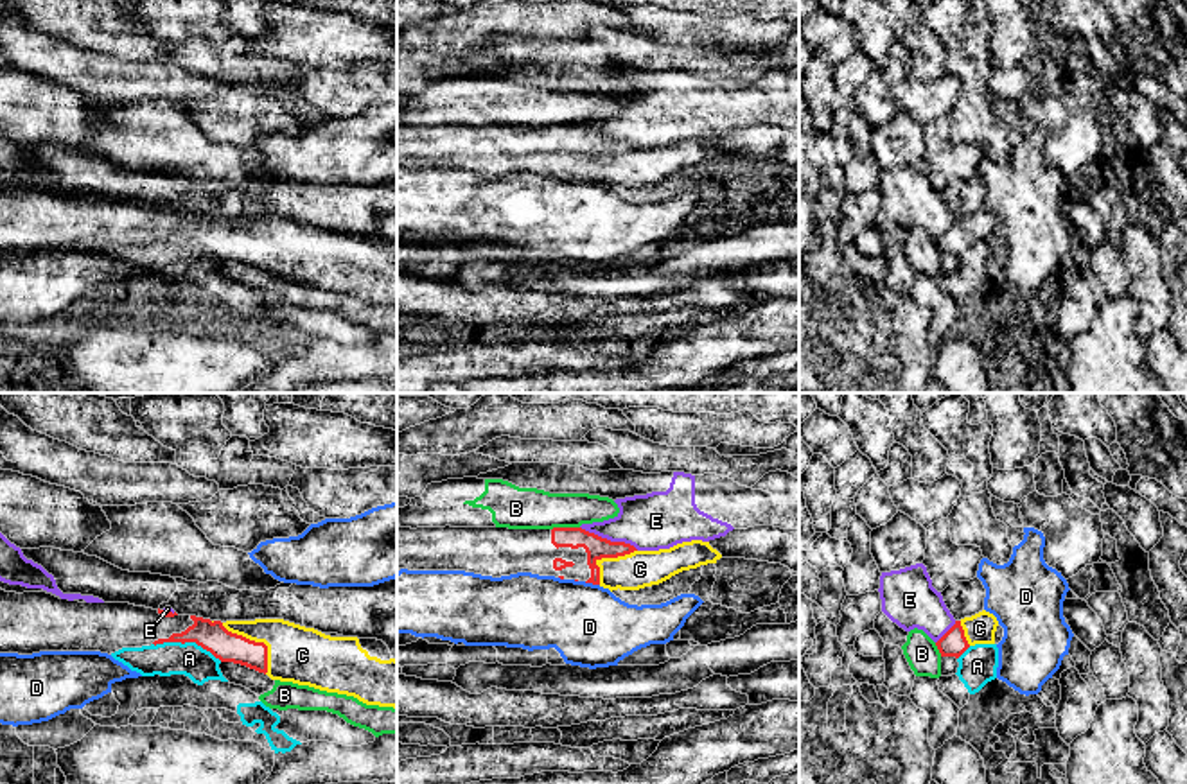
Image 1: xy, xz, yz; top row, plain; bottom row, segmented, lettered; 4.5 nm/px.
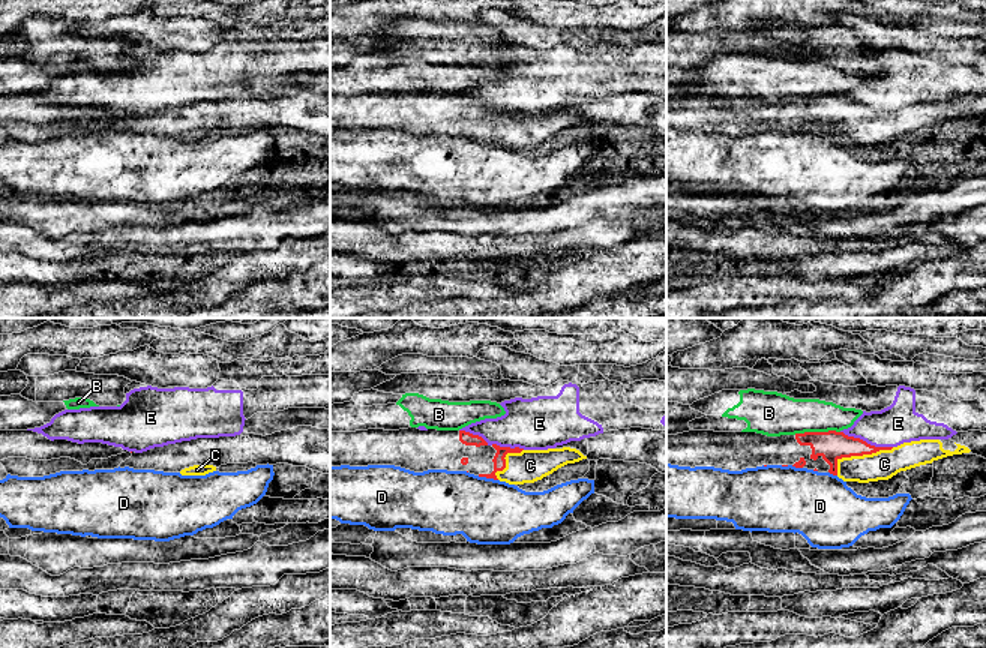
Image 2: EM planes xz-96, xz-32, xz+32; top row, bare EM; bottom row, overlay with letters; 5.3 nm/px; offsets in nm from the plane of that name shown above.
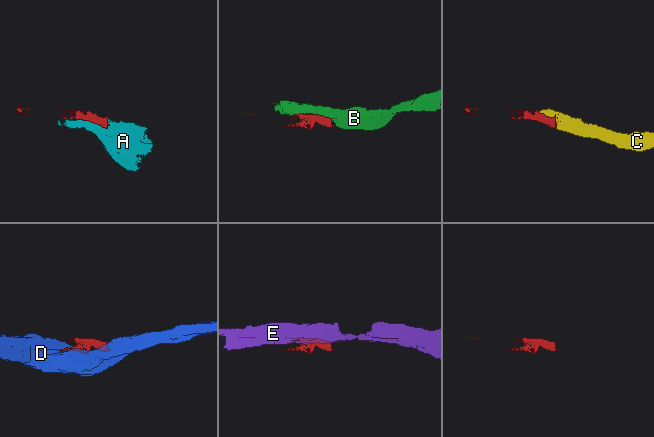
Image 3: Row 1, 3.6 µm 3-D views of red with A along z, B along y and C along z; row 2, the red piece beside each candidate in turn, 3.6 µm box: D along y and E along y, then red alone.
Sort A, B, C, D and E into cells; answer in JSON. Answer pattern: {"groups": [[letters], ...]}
{"groups": [["A"], ["B"], ["C"], ["D"], ["E"]]}

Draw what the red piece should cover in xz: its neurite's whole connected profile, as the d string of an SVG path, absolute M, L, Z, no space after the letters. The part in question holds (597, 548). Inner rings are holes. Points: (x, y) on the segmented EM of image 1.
M397 527L397 569L465 571L492 578L532 572L585 581L611 592L659 585L720 558L702 540L637 551L582 527Z

